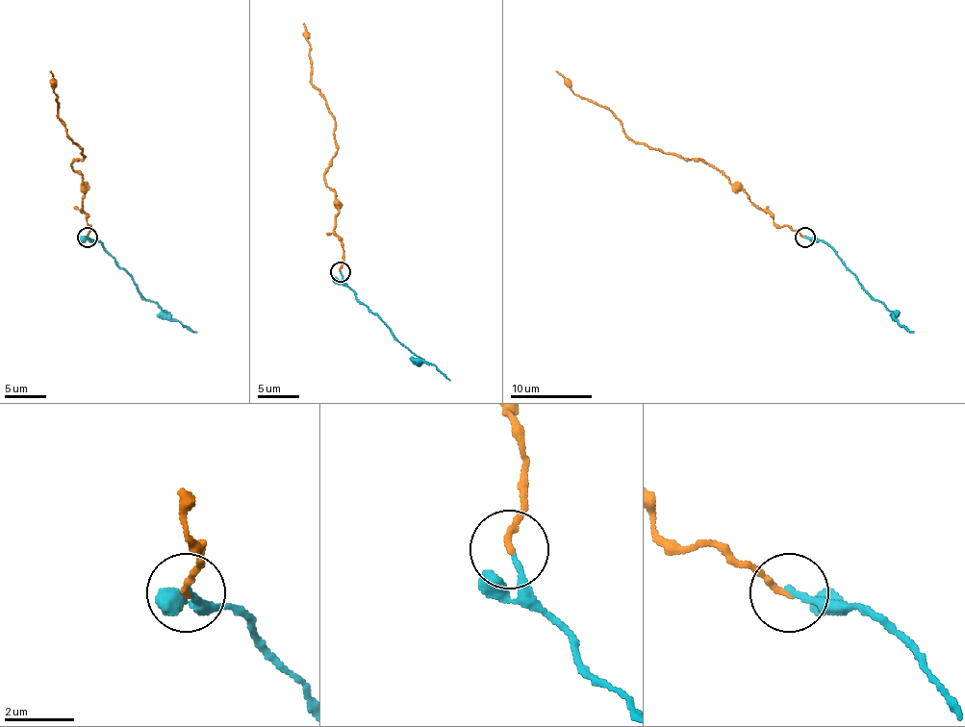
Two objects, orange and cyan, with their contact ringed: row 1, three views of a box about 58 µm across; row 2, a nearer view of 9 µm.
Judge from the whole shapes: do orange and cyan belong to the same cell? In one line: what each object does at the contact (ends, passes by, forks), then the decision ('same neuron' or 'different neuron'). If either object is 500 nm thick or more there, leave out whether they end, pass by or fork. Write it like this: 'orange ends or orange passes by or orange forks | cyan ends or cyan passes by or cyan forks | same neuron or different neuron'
orange ends | cyan ends | same neuron

